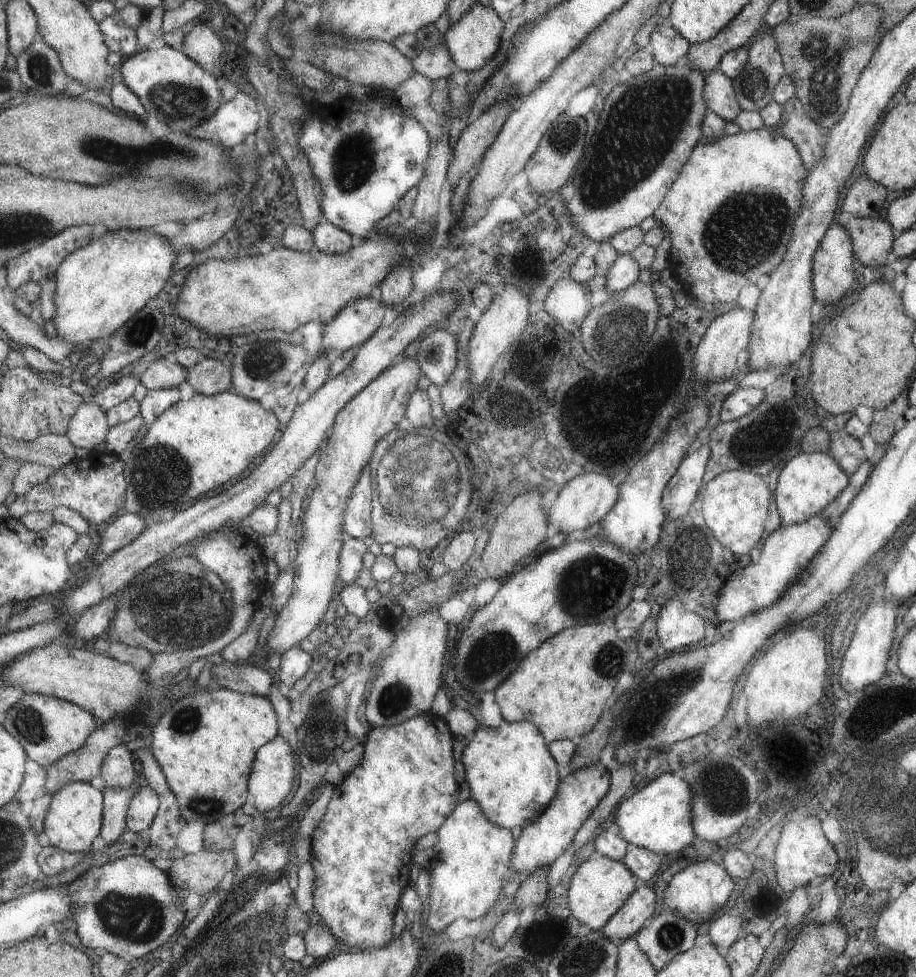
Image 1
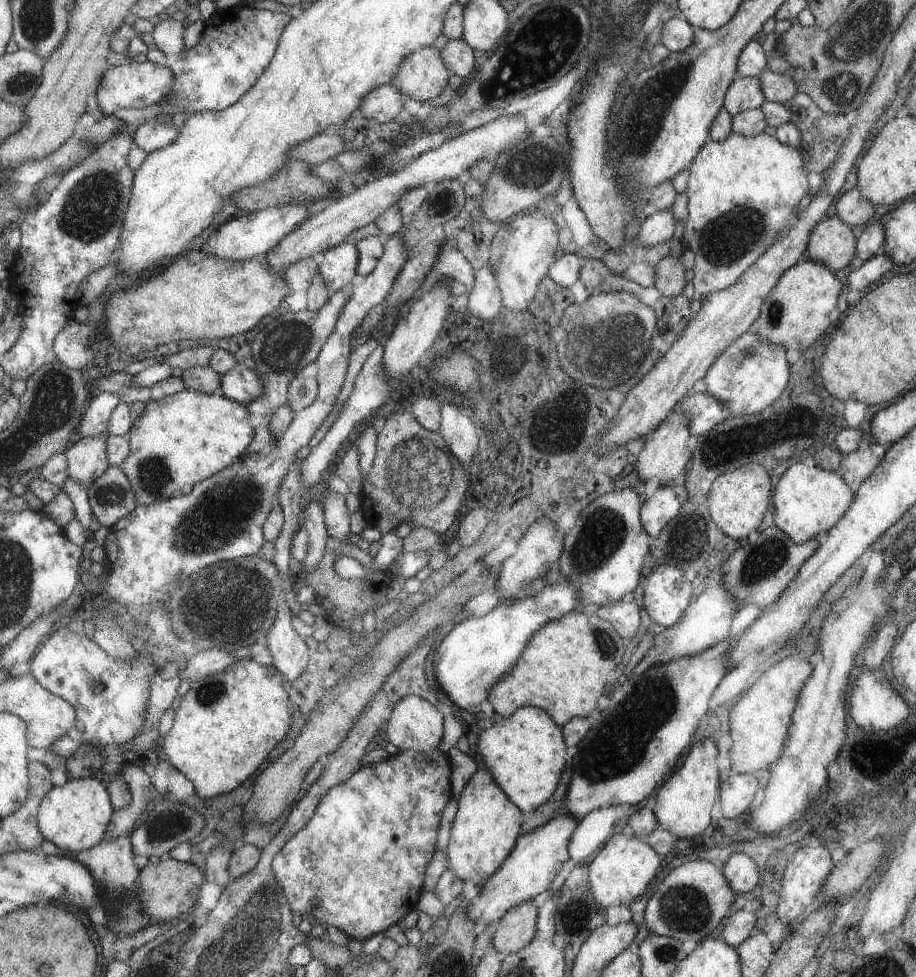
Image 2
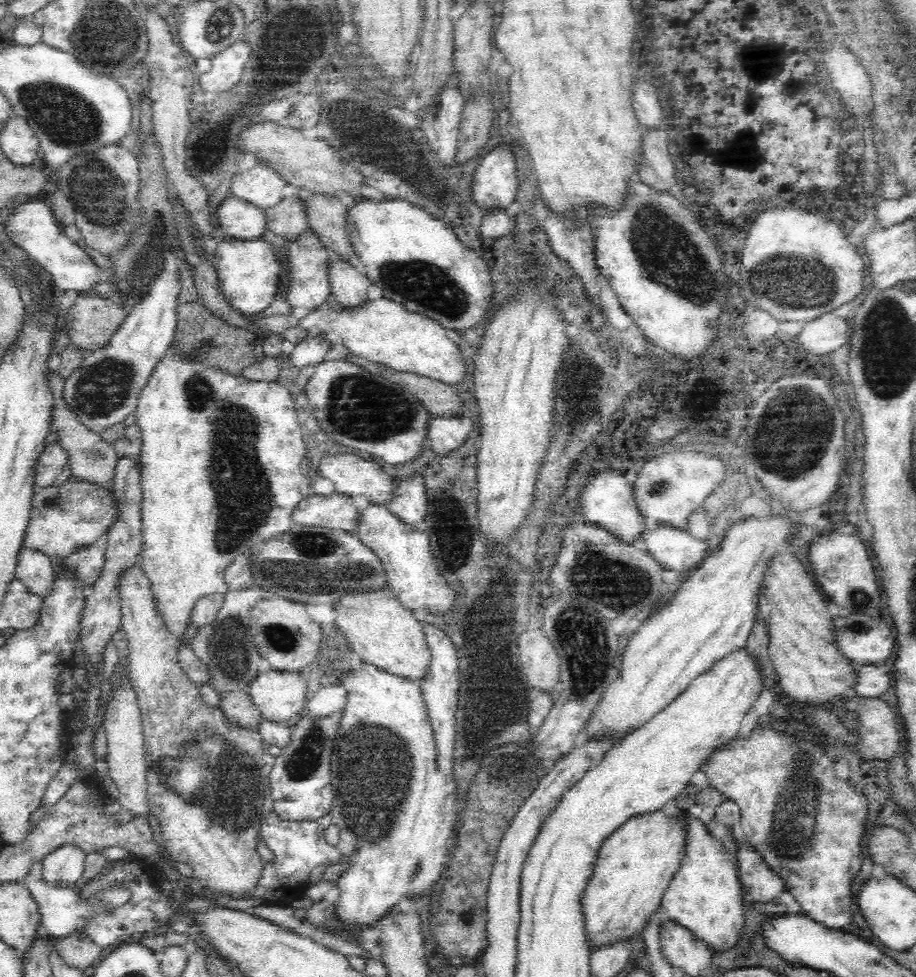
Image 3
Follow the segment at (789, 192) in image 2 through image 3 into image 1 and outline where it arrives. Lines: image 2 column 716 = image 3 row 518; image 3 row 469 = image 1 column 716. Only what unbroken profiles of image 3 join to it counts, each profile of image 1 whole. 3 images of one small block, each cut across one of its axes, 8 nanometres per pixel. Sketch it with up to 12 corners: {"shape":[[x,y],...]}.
{"shape":[[765,126],[704,139],[652,214],[711,308],[781,262],[807,171]]}

